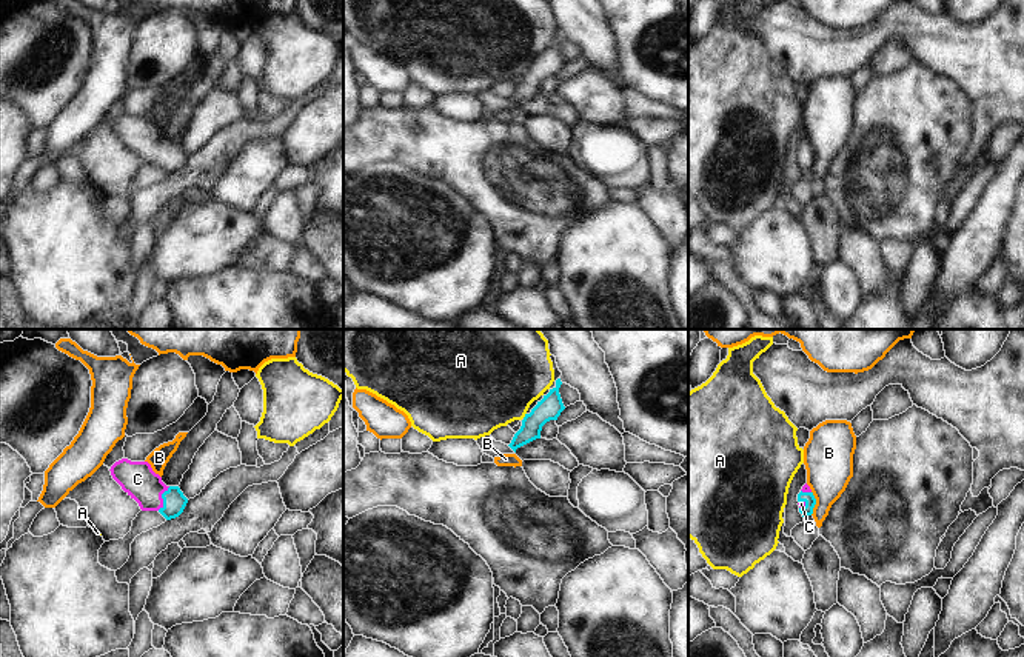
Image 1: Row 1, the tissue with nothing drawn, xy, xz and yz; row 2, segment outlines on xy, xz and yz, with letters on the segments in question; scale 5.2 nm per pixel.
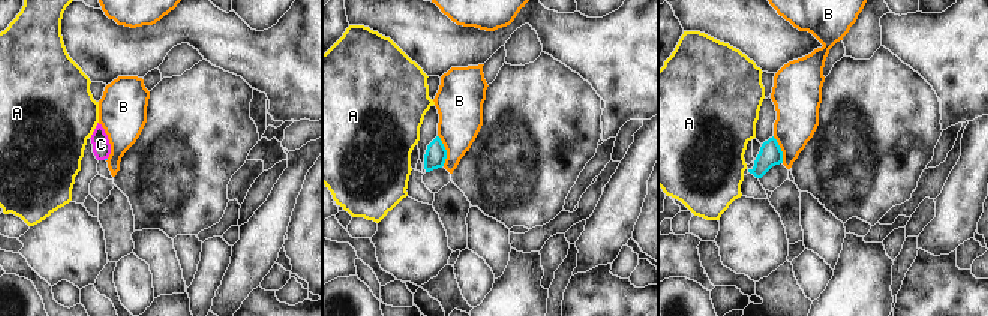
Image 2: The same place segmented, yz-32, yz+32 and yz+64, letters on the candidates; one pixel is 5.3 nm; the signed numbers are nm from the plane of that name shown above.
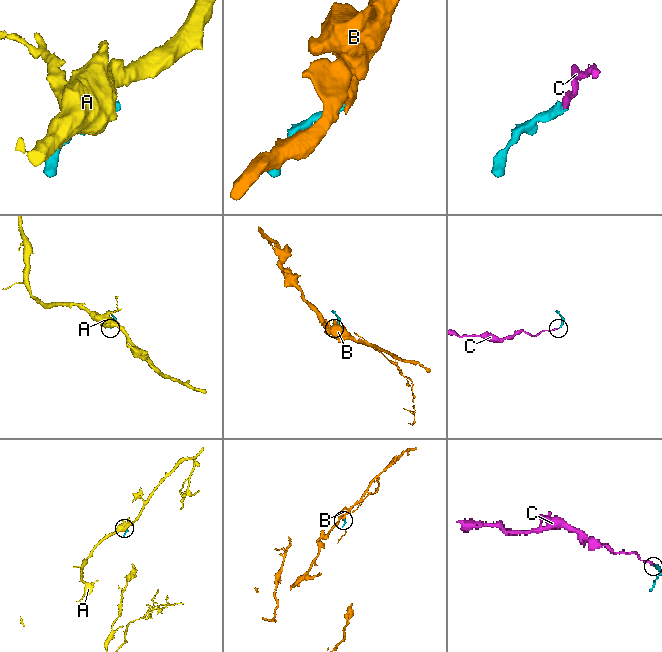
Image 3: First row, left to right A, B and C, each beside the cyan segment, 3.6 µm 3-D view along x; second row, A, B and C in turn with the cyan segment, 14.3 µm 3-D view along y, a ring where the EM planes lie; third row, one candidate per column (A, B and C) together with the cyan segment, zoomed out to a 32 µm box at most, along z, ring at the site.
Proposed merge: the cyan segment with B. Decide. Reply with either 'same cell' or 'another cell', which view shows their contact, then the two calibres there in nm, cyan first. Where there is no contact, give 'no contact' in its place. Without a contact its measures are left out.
another cell; meets cyan in yz; 60 nm thick on the cyan side, 260 nm on the other

